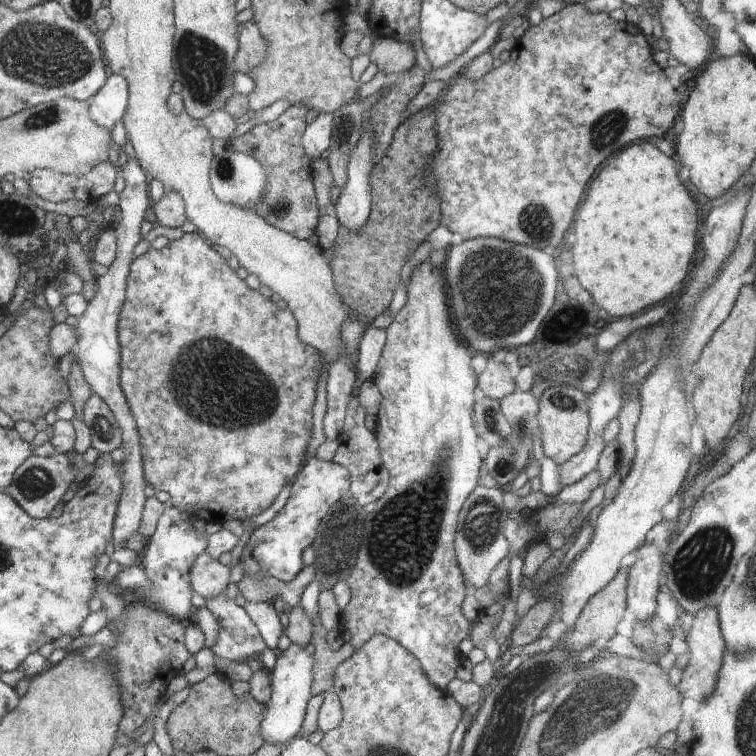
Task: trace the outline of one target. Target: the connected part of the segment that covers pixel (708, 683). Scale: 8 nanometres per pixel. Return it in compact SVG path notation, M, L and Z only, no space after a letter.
M705 606L702 610L696 612L686 635L687 637L684 640L688 643L689 655L686 662L687 666L683 669L682 678L677 685L677 689L683 699L703 701L712 695L717 683L718 671L721 669L723 652L727 646L722 636L717 608Z

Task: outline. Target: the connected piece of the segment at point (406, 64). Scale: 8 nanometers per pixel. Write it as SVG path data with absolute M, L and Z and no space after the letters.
M374 34L372 46L370 60L389 78L406 72L416 64L415 50L412 45Z

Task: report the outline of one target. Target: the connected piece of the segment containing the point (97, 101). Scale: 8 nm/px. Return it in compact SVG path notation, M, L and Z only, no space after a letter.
M109 74L107 81L92 98L89 98L90 118L109 133L124 118L129 90L124 77Z

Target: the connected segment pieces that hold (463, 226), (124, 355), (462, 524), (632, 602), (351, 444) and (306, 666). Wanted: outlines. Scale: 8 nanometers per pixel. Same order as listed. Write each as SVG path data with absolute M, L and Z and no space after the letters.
M582 1L567 2L560 12L548 19L542 19L537 26L530 26L525 31L520 42L510 50L508 62L502 63L498 68L490 69L477 81L467 79L463 71L450 78L446 92L433 106L438 152L433 156L433 164L429 169L427 179L427 186L430 186L433 191L438 191L441 198L441 223L466 241L494 236L494 238L504 238L504 240L520 242L524 246L534 246L542 250L550 246L556 248L562 242L564 232L570 228L574 220L576 208L584 196L584 190L592 174L612 152L622 150L626 144L630 144L630 140L634 142L634 140L644 140L644 138L654 138L654 136L661 137L664 134L671 135L676 116L680 112L679 96L672 84L668 82L668 78L664 76L664 72L652 60L651 43L642 34L638 26L629 21L616 22L607 12L592 12Z
M184 233L180 239L170 241L161 249L150 248L131 262L125 284L125 299L117 322L117 335L121 348L119 383L138 424L146 483L151 483L156 491L168 492L173 507L181 513L186 512L206 522L244 521L264 512L276 500L282 488L293 482L304 465L304 453L312 436L316 383L322 366L328 366L318 349L301 341L293 312L288 307L279 308L258 290L250 290L246 282L232 272L227 260L213 250L212 244L201 234Z
M482 484L476 485L462 505L457 518L455 555L465 580L470 582L473 590L488 584L492 571L511 551L503 533L503 526L510 518L508 513L503 505L503 493L499 486L487 488Z
M652 541L637 548L637 561L628 568L626 582L627 606L632 611L632 620L647 621L655 614L655 596L663 588L660 576L663 554Z
M355 394L348 403L345 412L345 423L343 426L343 437L341 438L341 449L336 452L334 461L344 466L350 473L349 491L353 497L364 506L376 502L385 492L389 485L389 472L384 466L376 435L366 428L365 408L358 401Z
M291 643L277 656L275 667L270 671L271 699L266 705L260 729L266 743L285 743L296 738L297 732L303 725L306 704L312 696L314 653L315 648L311 643L306 646Z

